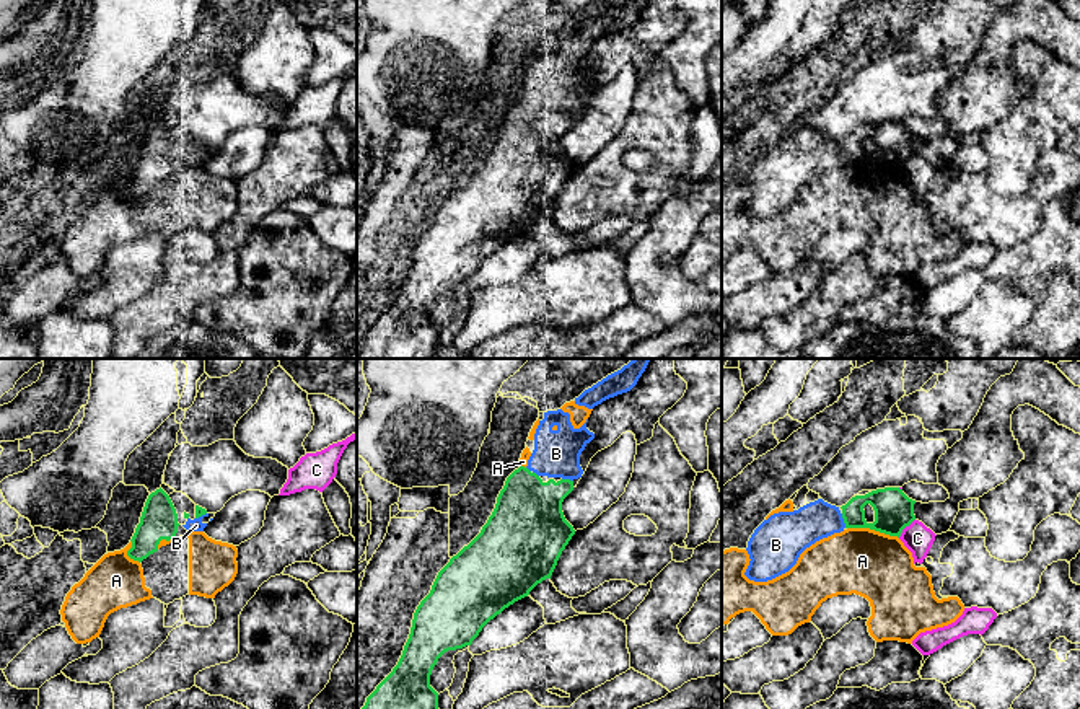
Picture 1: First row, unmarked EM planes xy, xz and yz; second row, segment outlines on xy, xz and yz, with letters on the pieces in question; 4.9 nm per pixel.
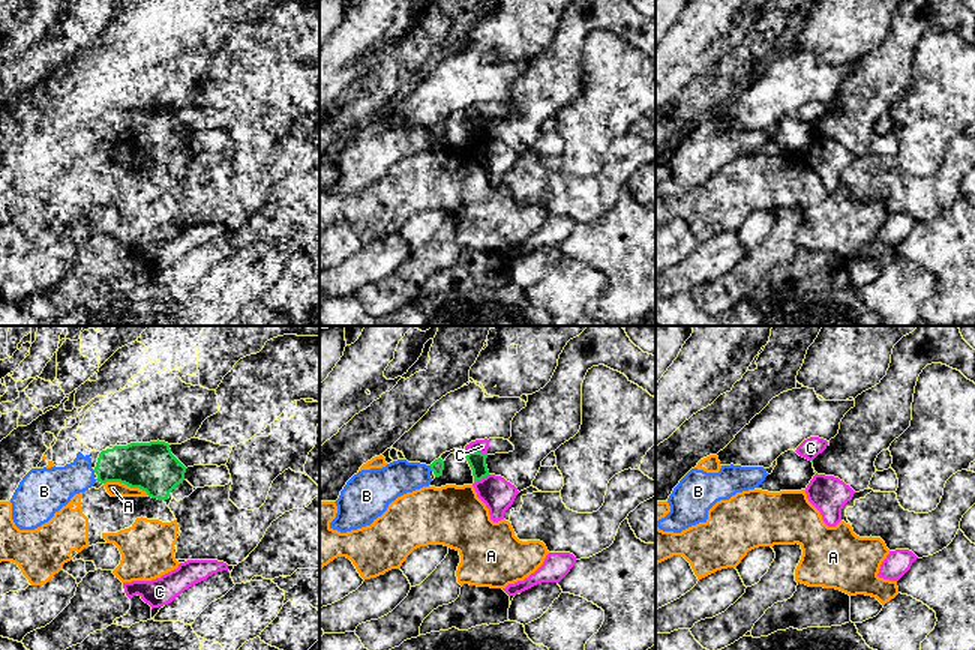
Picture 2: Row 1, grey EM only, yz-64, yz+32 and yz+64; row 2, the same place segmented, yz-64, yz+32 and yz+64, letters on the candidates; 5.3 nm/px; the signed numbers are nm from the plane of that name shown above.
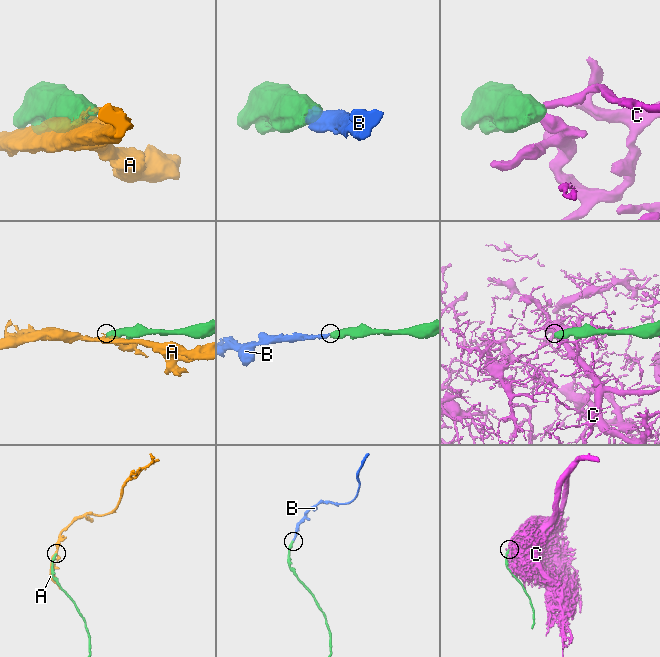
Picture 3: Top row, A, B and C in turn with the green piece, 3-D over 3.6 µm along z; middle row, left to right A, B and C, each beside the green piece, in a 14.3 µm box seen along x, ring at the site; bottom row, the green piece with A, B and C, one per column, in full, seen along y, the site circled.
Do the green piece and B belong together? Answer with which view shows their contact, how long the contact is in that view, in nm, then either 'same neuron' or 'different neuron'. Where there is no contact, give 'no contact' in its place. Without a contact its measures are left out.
contact in yz; length 80 nm; same neuron

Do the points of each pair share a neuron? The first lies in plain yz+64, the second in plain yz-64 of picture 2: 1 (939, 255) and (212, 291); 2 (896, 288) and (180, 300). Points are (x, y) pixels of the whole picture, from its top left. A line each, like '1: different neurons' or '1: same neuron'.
1: different neurons
2: different neurons

